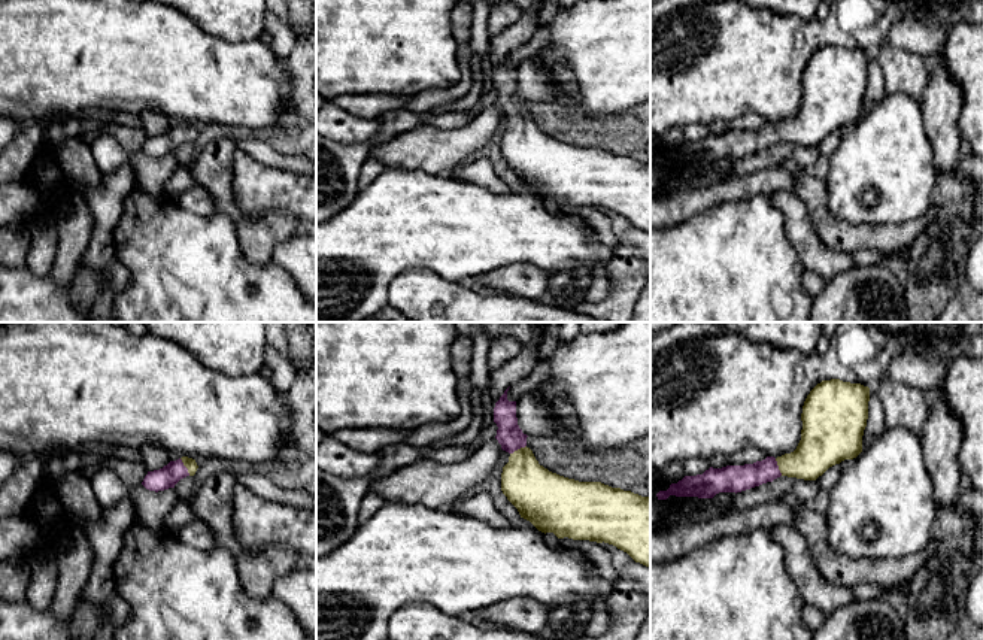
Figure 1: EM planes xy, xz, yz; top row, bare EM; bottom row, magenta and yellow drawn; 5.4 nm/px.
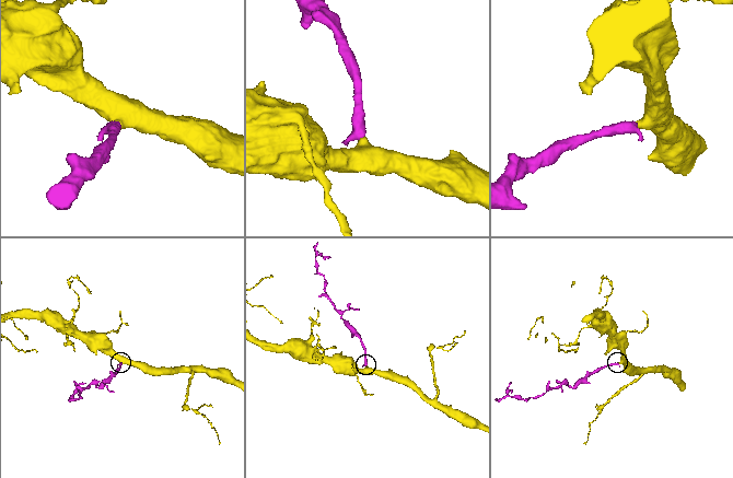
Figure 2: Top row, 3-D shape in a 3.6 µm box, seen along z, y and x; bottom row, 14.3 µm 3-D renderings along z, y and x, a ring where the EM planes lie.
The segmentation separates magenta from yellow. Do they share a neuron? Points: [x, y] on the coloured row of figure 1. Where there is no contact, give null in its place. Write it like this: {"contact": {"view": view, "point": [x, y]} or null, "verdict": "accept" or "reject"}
{"contact": {"view": "xy", "point": [185, 467]}, "verdict": "accept"}

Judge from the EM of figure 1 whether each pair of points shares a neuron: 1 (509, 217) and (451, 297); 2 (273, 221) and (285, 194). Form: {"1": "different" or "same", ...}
{"1": "different", "2": "different"}

